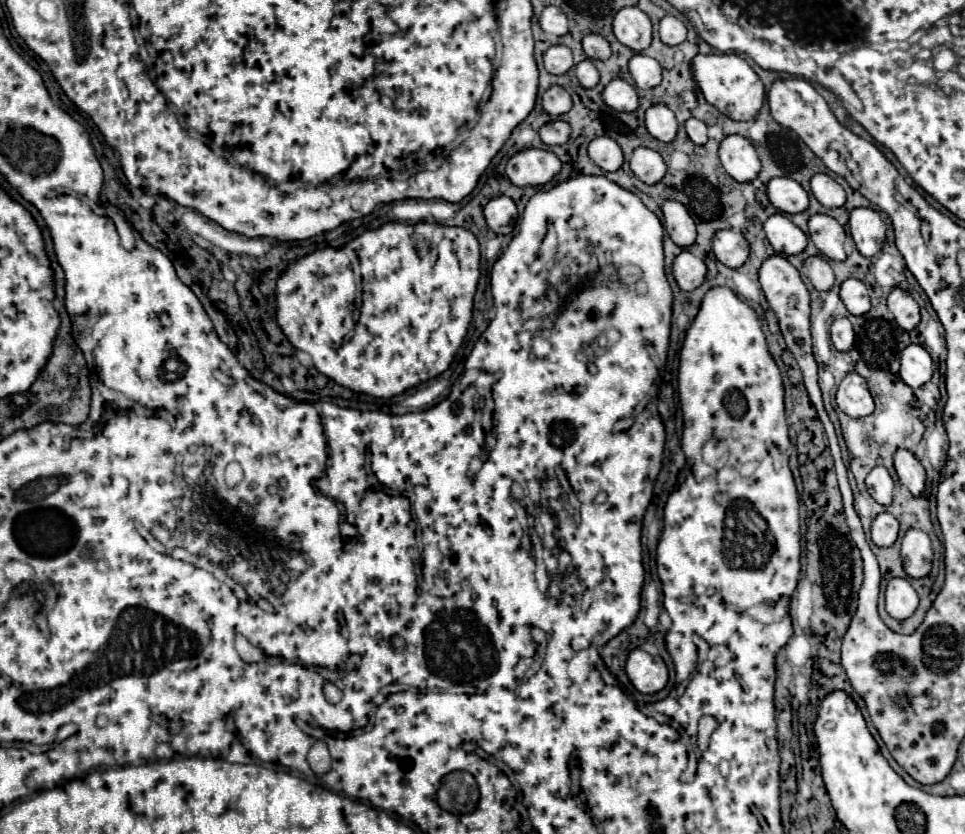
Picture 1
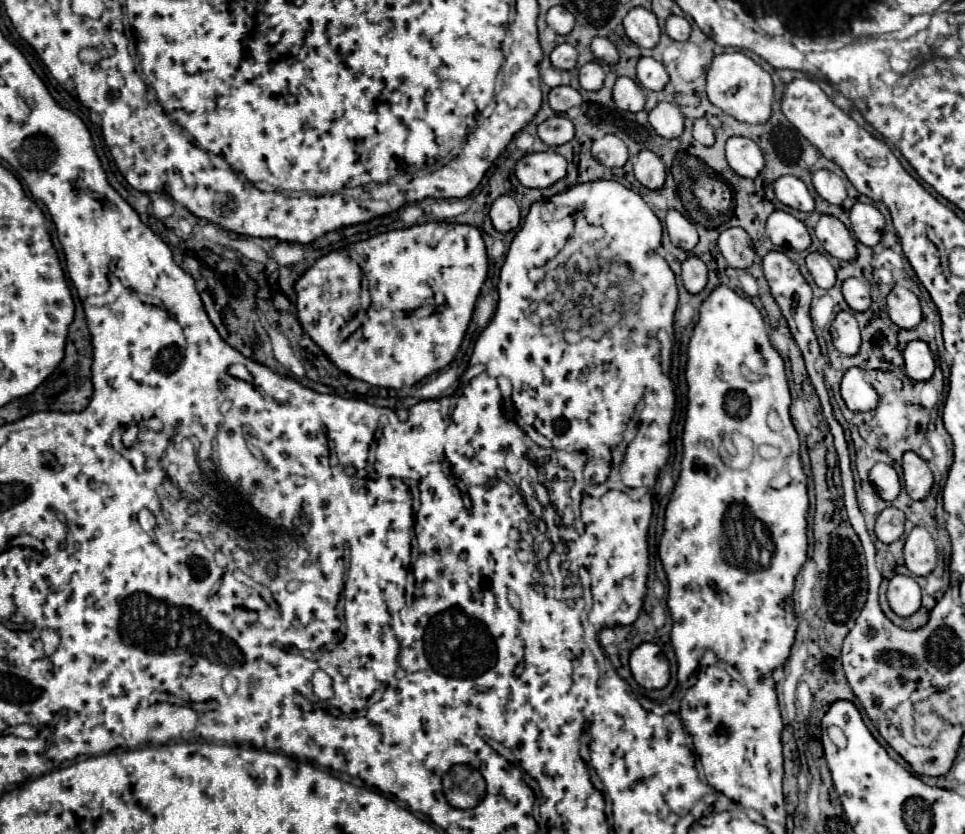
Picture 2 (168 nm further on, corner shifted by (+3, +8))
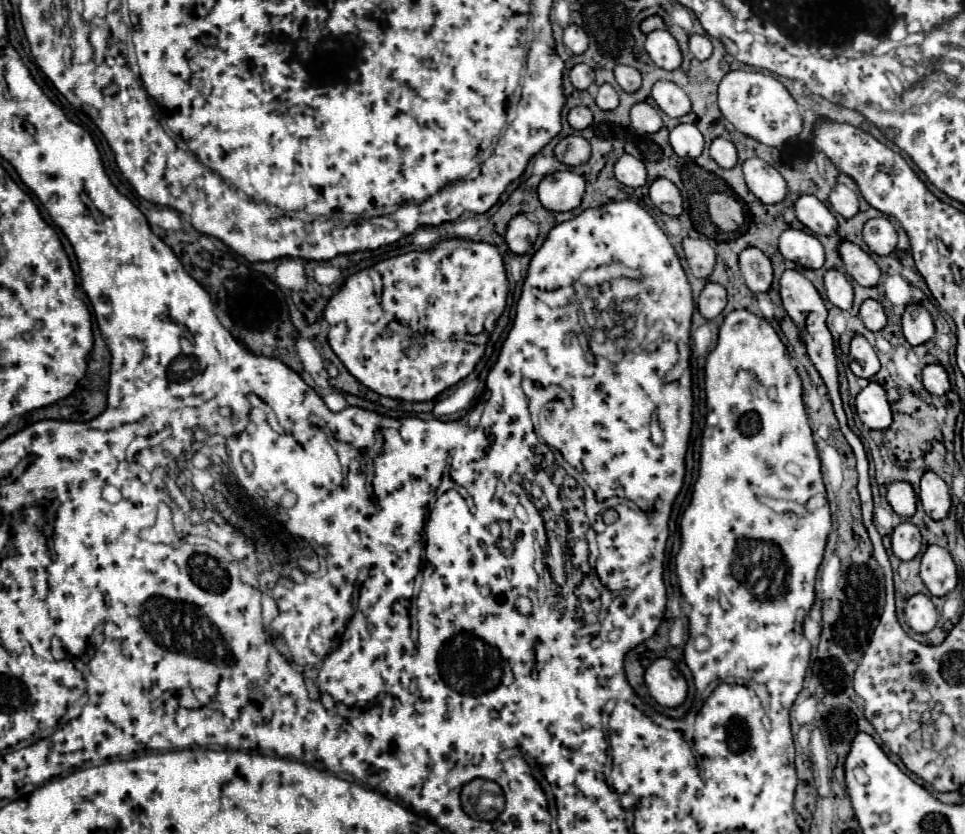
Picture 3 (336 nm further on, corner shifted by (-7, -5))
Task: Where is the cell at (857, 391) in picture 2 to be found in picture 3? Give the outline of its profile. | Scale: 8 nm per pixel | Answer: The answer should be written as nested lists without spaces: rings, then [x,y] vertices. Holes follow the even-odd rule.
[[[869,382],[869,386],[859,392],[855,408],[857,408],[859,420],[871,430],[885,430],[893,422],[887,394],[883,386],[877,382]]]

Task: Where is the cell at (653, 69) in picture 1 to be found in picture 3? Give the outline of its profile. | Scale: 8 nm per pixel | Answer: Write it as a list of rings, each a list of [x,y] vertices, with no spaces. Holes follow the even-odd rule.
[[[661,80],[653,86],[653,92],[651,92],[653,100],[659,104],[659,108],[671,116],[671,118],[681,118],[685,114],[691,112],[691,100],[689,96],[673,82],[667,82],[667,80]]]

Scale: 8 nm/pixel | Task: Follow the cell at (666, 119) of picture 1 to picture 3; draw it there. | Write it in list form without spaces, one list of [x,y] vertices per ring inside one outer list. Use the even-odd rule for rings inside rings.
[[[695,124],[675,126],[669,134],[669,140],[671,140],[675,154],[685,158],[685,160],[695,160],[697,156],[701,156],[703,144],[705,144],[703,134],[699,132],[699,128]]]

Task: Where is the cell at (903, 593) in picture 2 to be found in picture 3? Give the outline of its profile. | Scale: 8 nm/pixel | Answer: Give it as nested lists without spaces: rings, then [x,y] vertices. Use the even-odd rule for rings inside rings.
[[[915,594],[907,600],[905,616],[907,616],[907,622],[909,622],[911,630],[919,632],[919,634],[931,632],[935,628],[937,620],[939,620],[935,604],[925,594]]]

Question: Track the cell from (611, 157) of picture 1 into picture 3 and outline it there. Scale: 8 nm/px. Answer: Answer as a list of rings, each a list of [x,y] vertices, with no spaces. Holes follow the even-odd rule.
[[[623,154],[615,164],[615,178],[631,188],[643,186],[647,182],[647,170],[645,164],[629,154]]]

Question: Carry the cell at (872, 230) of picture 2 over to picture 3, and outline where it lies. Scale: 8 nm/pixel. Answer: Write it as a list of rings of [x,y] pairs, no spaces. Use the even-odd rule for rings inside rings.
[[[873,218],[863,228],[865,244],[879,256],[887,256],[897,246],[897,232],[887,218]]]

